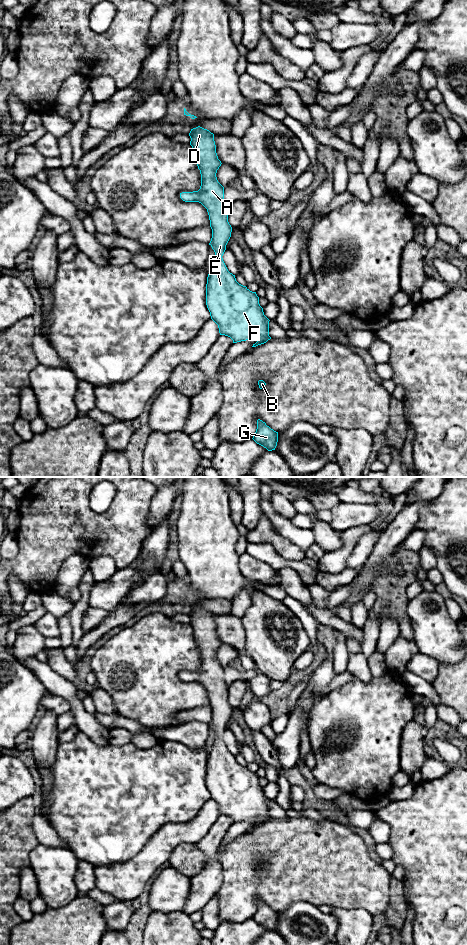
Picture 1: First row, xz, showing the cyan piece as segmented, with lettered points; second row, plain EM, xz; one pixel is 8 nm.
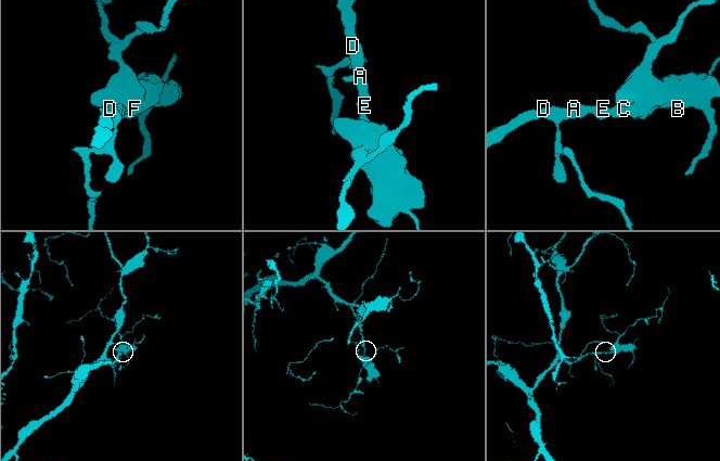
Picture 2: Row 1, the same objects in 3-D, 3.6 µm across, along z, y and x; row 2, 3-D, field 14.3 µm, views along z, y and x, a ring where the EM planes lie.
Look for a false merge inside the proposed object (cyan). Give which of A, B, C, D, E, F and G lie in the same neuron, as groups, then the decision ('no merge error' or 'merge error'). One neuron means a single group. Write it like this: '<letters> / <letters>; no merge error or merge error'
A B C D E F G; no merge error

